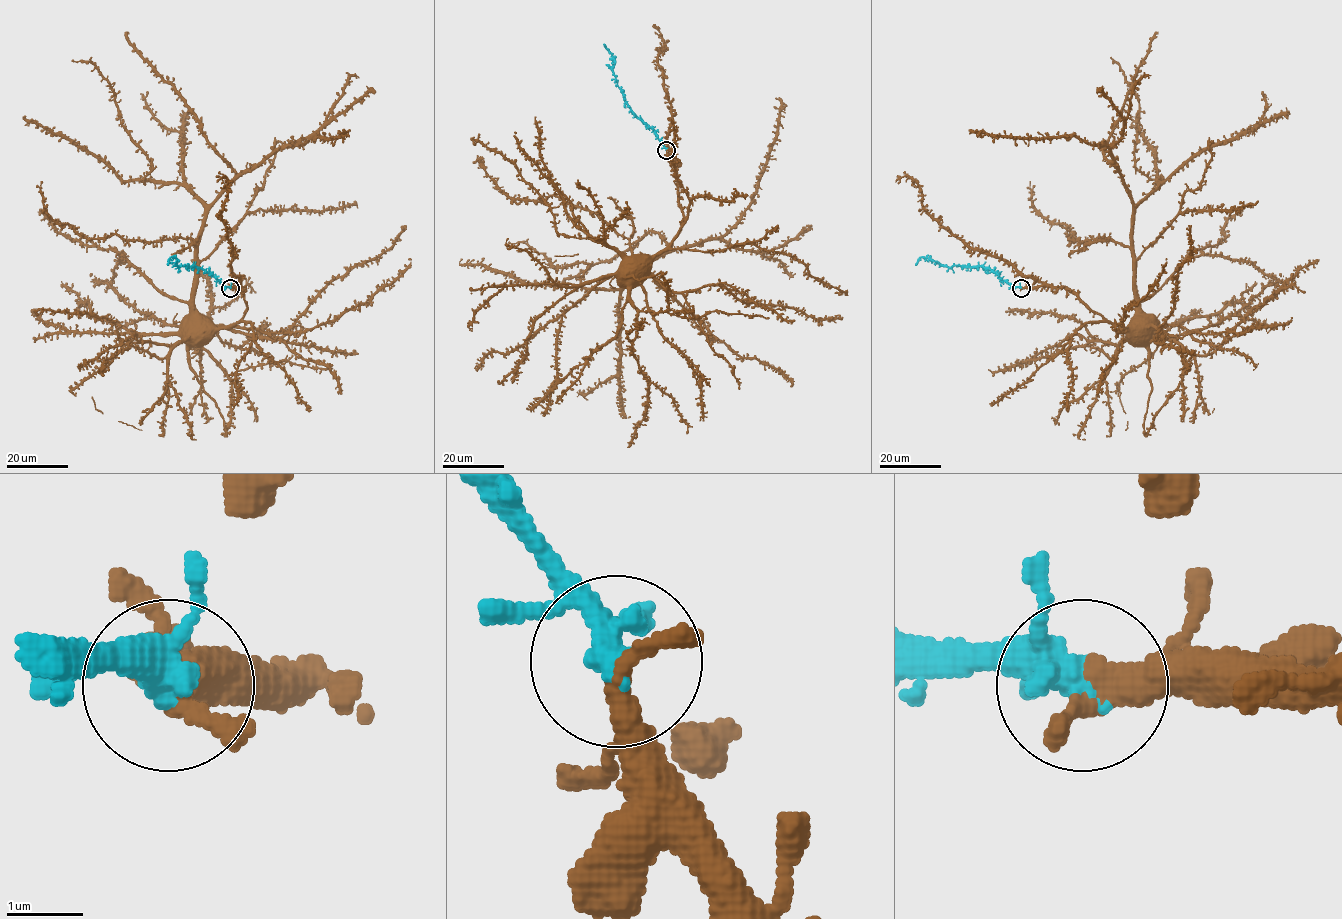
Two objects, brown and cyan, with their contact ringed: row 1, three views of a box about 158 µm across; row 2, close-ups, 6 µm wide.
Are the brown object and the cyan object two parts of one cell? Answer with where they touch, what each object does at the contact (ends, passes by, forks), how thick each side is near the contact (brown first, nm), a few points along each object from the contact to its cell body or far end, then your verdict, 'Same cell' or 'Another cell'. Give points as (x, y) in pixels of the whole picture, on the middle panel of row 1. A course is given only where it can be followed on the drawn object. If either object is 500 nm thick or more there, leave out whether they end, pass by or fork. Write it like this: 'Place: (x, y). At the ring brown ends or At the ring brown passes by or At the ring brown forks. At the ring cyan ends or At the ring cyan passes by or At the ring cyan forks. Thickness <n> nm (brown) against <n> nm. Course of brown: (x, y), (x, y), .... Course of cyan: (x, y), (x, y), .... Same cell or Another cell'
Place: (666, 150). At the ring brown passes by. At the ring cyan passes by. Thickness 340 nm (brown) against 360 nm. Course of brown: (666, 150), (681, 230), (653, 256), (631, 264), (714, 239), (738, 220), (774, 139), (781, 102), (775, 98). Course of cyan: (666, 150), (661, 141), (632, 110), (618, 86), (612, 70), (614, 58), (603, 44). Same cell

